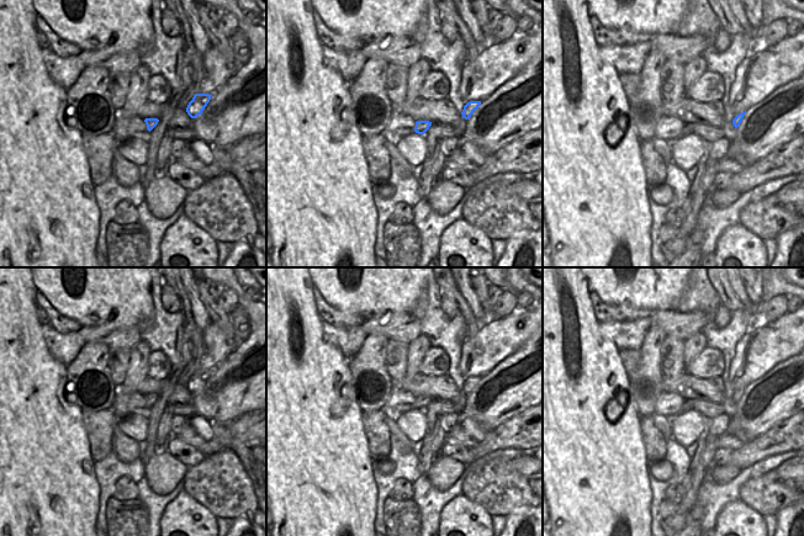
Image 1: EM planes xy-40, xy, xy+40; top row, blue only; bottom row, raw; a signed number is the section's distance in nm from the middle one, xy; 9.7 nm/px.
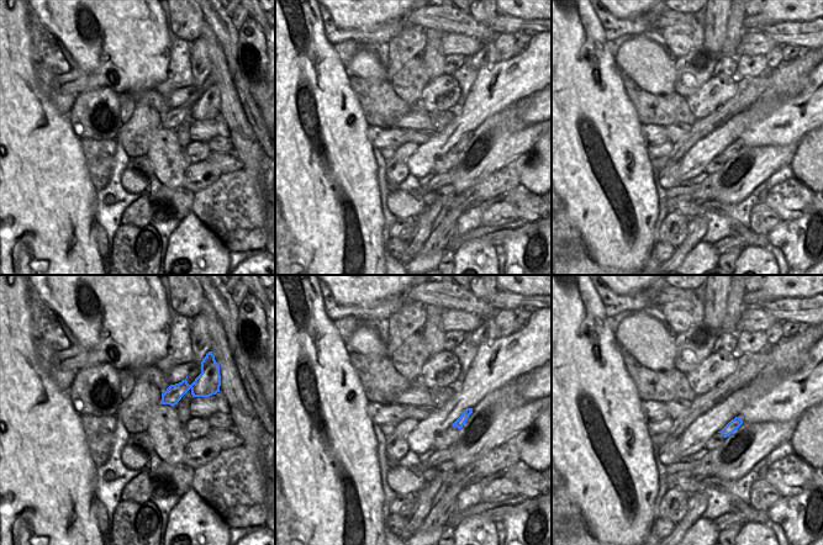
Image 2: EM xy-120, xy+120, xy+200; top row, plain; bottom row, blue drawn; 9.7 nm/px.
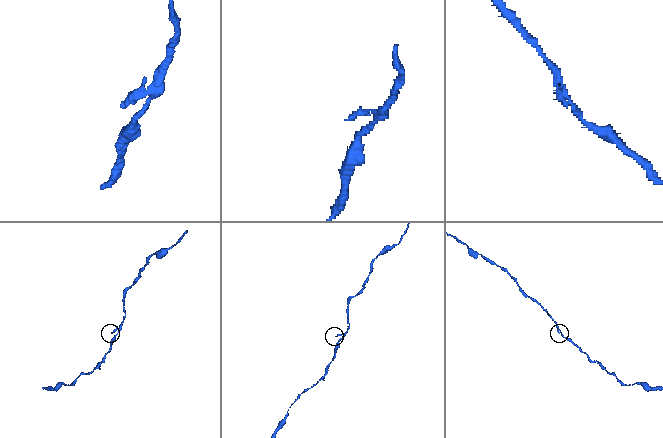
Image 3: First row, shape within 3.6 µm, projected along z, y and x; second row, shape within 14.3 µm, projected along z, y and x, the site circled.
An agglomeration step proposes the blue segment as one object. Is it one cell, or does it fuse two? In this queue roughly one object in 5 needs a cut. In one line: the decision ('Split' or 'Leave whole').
Leave whole.

